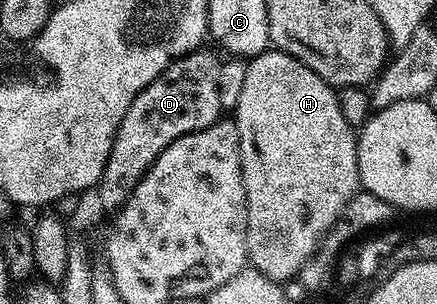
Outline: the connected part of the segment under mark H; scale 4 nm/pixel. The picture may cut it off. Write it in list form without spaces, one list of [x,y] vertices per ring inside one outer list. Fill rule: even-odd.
[[[265,50],[247,61],[246,79],[242,85],[242,95],[238,98],[234,109],[234,119],[238,130],[238,142],[240,143],[240,165],[242,166],[242,178],[246,190],[246,202],[248,213],[246,214],[246,250],[248,251],[248,264],[256,268],[266,278],[281,282],[291,281],[299,277],[302,266],[316,253],[320,240],[334,226],[334,222],[342,214],[342,210],[354,198],[360,188],[360,175],[358,174],[358,150],[356,142],[357,133],[348,125],[346,118],[342,118],[342,110],[338,110],[338,98],[336,89],[327,84],[310,66],[298,62],[290,54]]]

